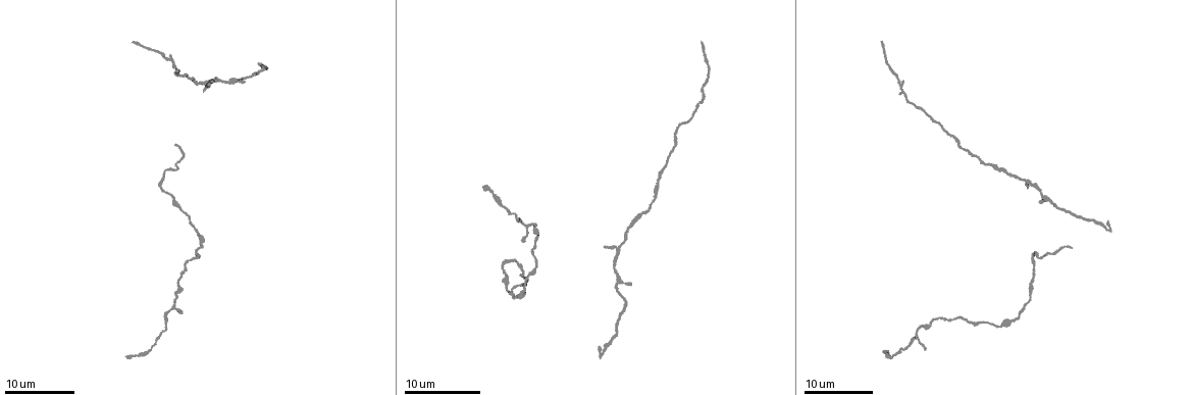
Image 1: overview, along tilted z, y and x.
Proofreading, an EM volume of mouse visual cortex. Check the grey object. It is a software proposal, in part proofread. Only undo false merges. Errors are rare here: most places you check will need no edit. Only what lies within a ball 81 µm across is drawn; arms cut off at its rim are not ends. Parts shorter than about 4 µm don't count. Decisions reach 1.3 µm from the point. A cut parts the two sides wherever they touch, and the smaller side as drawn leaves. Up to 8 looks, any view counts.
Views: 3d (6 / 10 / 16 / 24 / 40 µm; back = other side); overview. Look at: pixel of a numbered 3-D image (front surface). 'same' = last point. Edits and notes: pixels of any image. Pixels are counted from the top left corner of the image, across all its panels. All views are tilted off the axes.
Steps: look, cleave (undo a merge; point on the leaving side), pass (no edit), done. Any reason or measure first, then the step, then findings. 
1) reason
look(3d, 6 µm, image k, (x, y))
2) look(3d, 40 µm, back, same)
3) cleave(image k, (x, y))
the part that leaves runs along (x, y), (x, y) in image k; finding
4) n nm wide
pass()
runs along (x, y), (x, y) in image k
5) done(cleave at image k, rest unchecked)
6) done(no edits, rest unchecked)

three-way junction
look(3d, 16 µm, image 1, (617, 248))

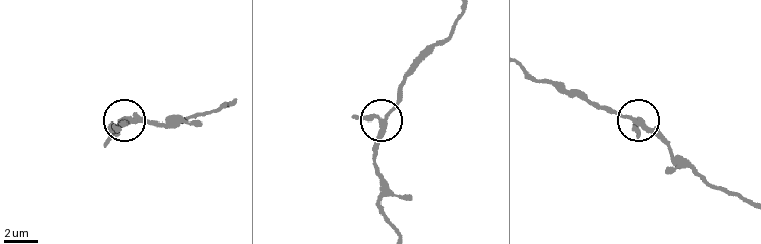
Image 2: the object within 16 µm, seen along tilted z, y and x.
look(3d, 10 µm, image 2, (384, 121))

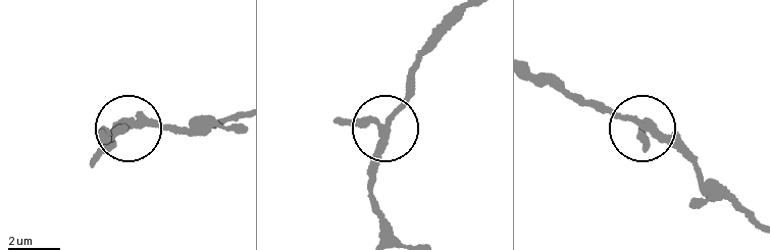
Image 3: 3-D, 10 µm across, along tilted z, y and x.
pass()
one cell here

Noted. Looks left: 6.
sudden change in width
look(3d, 16 µm, image 1, (617, 285))

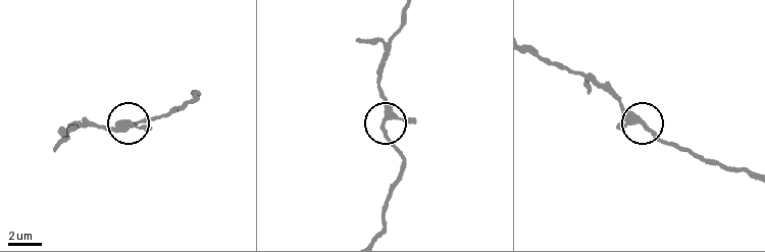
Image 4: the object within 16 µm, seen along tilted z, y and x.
look(3d, 10 µm, image 4, (382, 128))

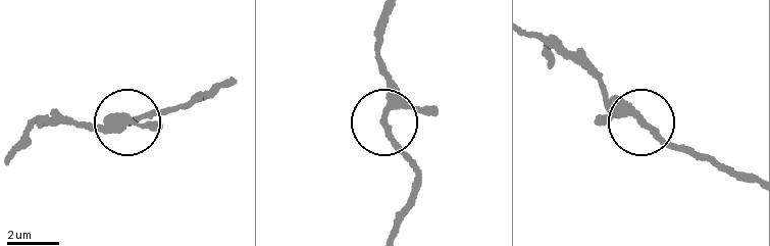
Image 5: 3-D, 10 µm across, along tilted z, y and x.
pass()
continuous, no second cell

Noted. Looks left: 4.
thick turns thin
look(3d, 24 µm, image 1, (524, 291))

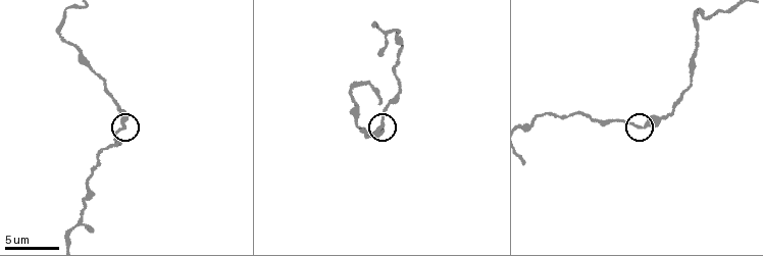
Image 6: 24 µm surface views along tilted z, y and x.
look(3d, 6 µm, image 6, (642, 128))

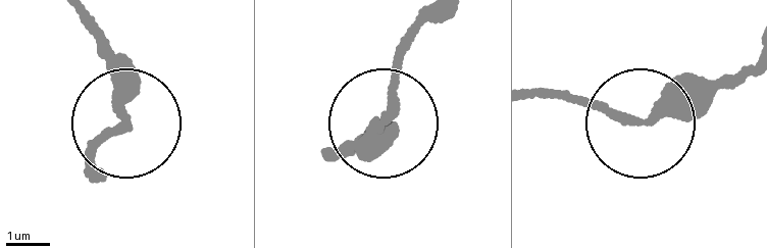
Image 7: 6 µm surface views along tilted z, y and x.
look(3d, 6 µm, back, image 7, (637, 117))

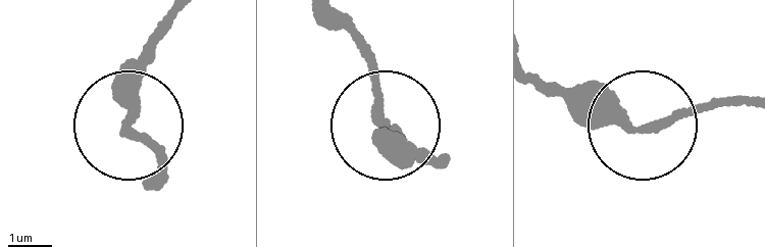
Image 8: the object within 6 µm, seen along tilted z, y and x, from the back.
pass()
continuous, no second cell

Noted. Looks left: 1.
sudden change in width
look(3d, 6 µm, image 6, (387, 31))

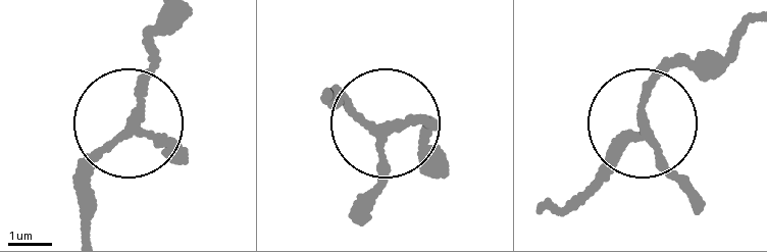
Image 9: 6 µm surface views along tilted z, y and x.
pass()
runs along (751, 17), (661, 76), (640, 132), (601, 181) in image 9; continuous, no second cell

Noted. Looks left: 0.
done(no edits, rest unchecked)

